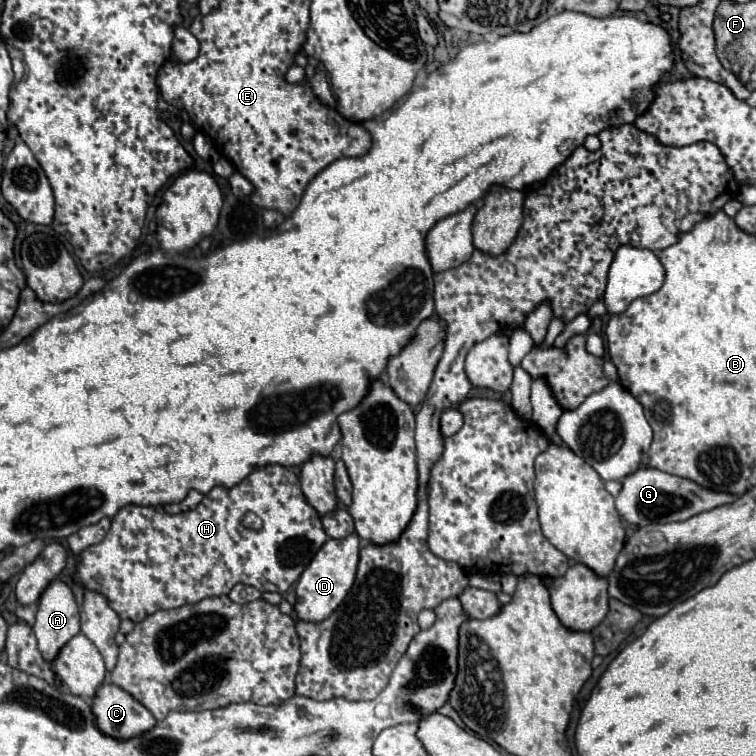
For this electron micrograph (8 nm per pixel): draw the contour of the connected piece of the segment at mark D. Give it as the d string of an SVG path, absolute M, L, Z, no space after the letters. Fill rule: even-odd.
M351 533L345 539L327 539L323 547L315 553L311 563L305 567L301 573L295 593L297 593L297 603L295 603L295 613L301 621L323 621L327 619L339 603L347 597L355 573L357 573L357 563L359 563L359 537L357 533Z

